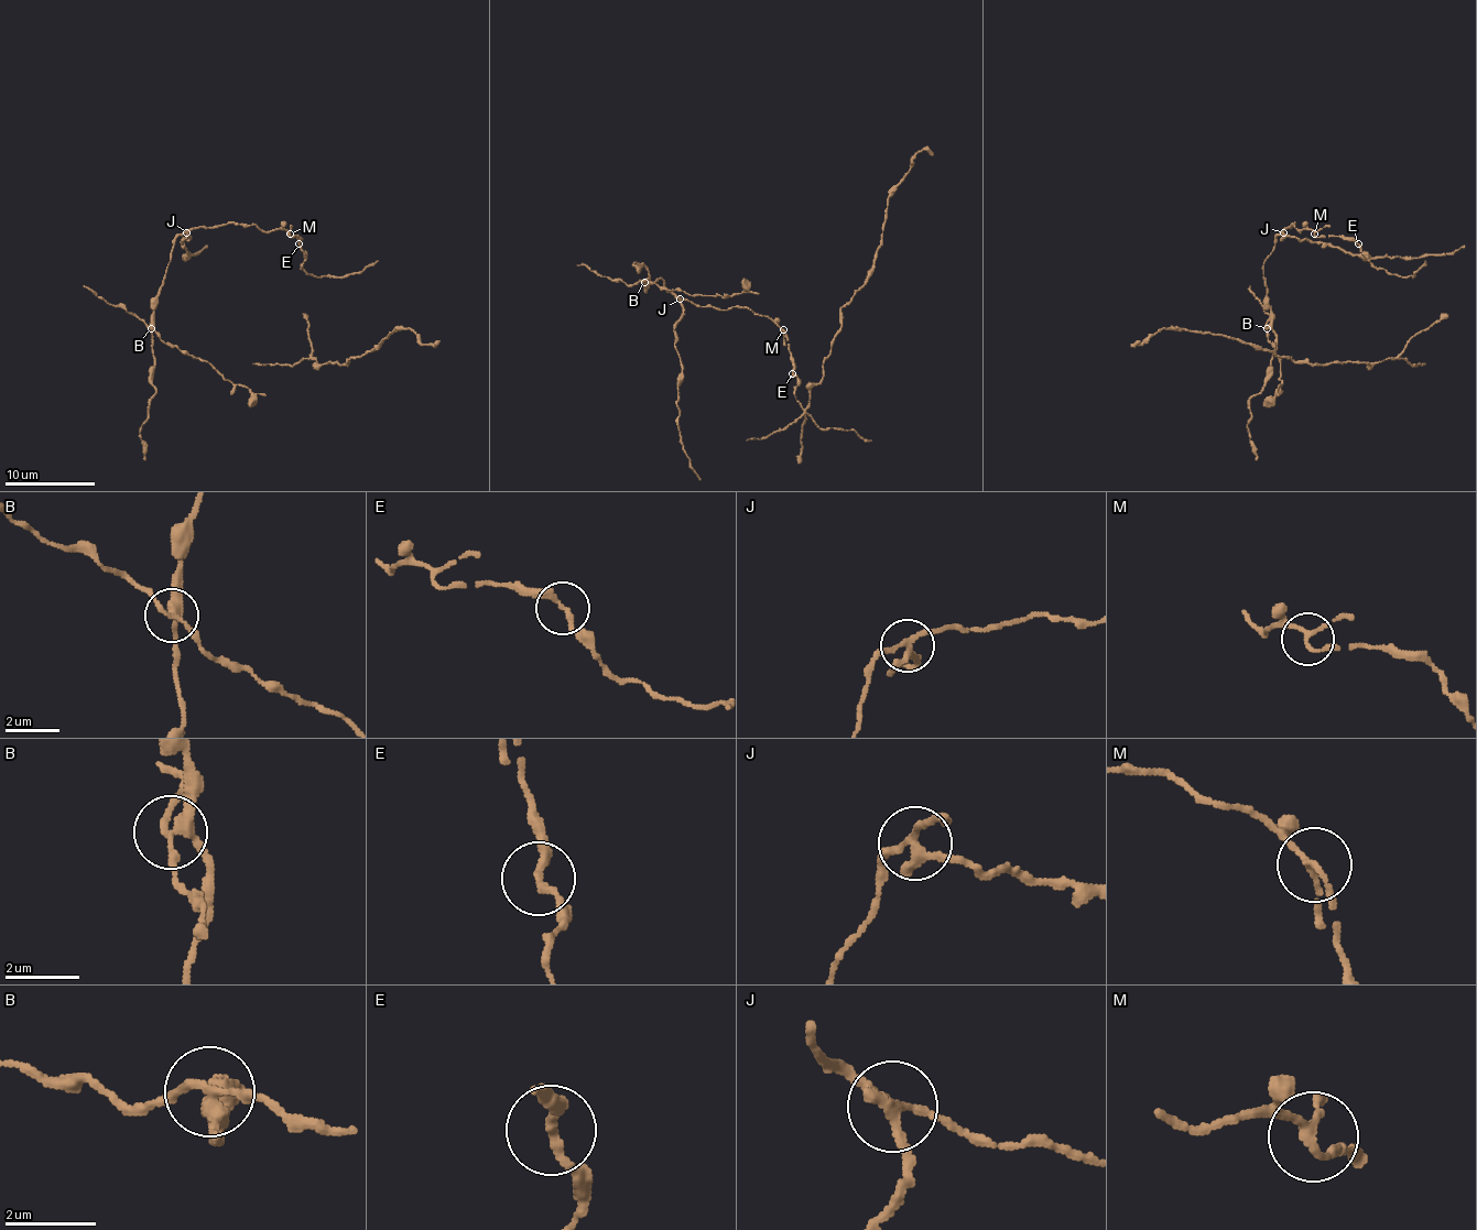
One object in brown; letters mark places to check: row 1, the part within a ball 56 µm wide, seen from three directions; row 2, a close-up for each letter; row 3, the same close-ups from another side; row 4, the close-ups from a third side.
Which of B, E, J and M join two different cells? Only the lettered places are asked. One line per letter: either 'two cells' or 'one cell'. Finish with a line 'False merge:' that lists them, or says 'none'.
B: two cells
E: one cell
J: two cells
M: one cell
False merge: B, J

